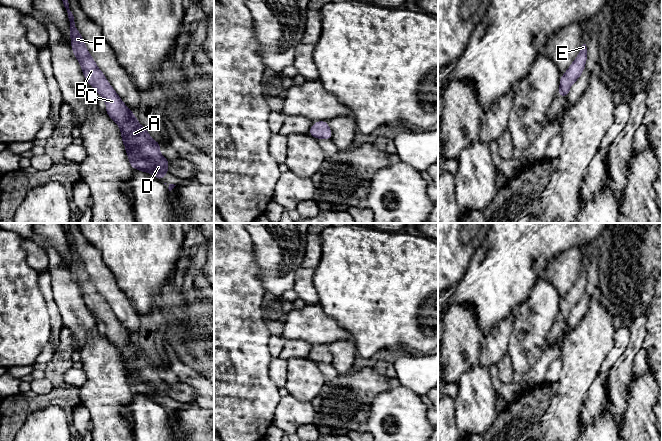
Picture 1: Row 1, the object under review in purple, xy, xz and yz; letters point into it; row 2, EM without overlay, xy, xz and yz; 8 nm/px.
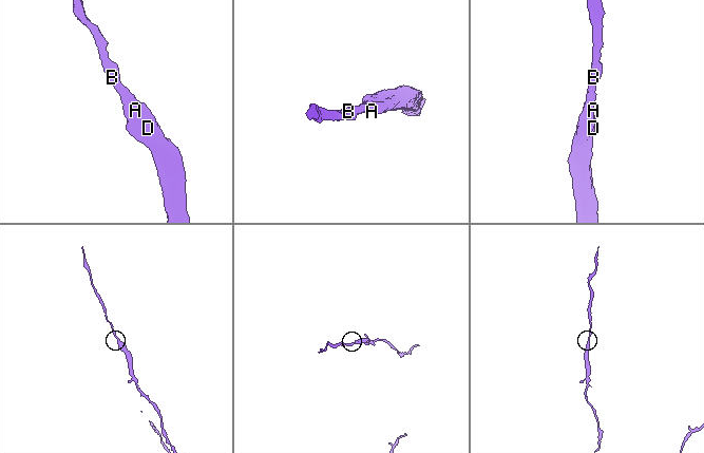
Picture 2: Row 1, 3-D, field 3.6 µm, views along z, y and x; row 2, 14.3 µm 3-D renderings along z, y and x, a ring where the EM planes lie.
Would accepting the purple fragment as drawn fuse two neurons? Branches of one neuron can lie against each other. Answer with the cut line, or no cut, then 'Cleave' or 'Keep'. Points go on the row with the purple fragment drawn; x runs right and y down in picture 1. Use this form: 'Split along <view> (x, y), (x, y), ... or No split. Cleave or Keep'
No split. Keep

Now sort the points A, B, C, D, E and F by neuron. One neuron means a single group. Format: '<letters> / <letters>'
A B C D E F

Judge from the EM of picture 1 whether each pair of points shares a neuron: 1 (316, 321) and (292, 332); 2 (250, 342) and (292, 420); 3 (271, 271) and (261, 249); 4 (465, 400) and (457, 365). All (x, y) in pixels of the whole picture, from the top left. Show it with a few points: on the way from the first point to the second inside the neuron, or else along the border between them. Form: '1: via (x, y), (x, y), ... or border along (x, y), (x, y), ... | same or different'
1: via (310, 321), (305, 321), (298, 326) | same
2: border along (281, 397), (272, 420) | different
3: via (271, 266), (271, 259), (266, 254) | same
4: border along (478, 363), (461, 374), (458, 384) | different

